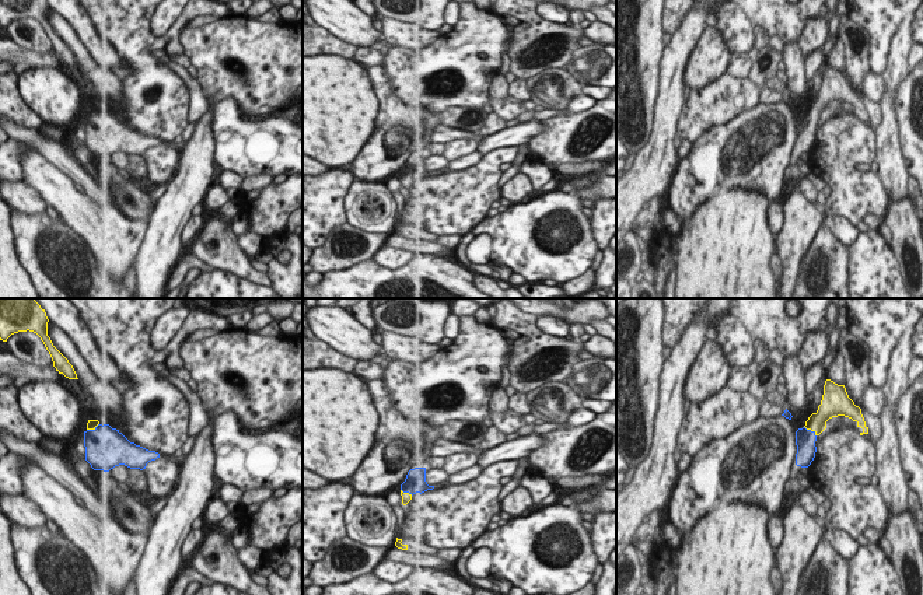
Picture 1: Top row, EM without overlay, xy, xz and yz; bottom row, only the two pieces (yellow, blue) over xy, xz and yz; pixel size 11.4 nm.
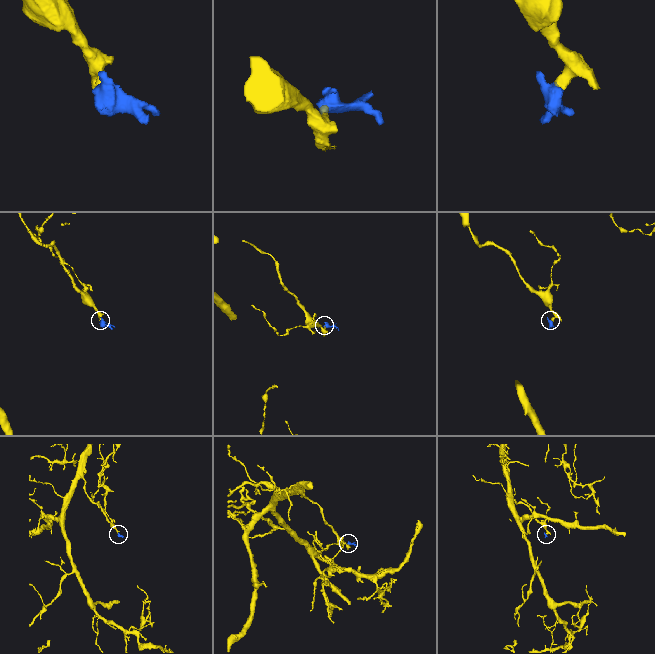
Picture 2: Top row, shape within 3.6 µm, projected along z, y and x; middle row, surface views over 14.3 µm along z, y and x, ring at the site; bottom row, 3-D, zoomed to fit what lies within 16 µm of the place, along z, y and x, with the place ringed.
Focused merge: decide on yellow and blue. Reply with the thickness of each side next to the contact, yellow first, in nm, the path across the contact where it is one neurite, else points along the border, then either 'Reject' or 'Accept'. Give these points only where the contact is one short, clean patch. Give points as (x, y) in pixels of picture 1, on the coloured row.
Thickness 220 nm (yellow) against 220 nm. Path across: yz (817, 422), (811, 430), (806, 438). Accept

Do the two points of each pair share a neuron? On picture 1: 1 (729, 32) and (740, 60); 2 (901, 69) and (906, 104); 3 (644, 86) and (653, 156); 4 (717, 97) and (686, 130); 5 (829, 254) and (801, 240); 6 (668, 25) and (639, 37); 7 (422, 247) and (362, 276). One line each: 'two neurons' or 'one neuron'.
1: two neurons
2: two neurons
3: two neurons
4: one neuron
5: two neurons
6: two neurons
7: two neurons

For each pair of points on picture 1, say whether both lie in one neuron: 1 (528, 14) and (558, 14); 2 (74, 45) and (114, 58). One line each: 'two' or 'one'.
1: two
2: two

